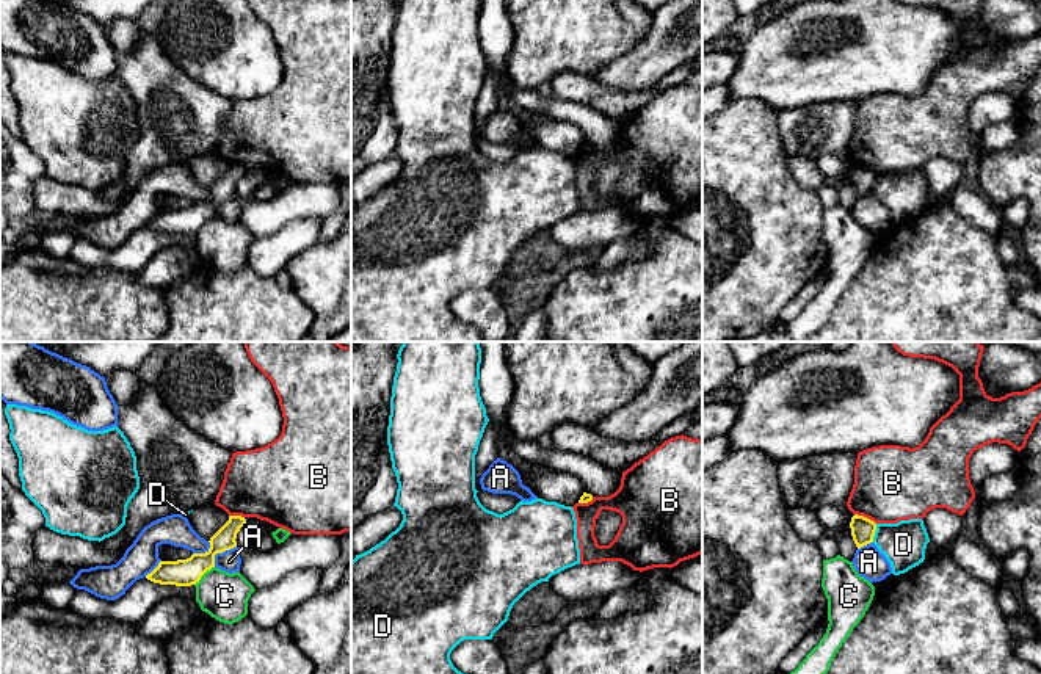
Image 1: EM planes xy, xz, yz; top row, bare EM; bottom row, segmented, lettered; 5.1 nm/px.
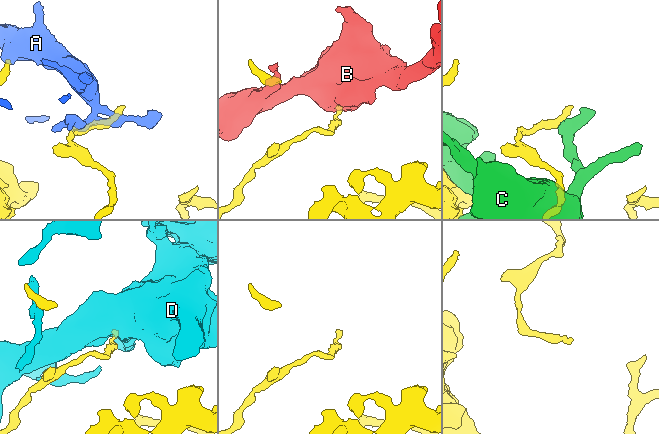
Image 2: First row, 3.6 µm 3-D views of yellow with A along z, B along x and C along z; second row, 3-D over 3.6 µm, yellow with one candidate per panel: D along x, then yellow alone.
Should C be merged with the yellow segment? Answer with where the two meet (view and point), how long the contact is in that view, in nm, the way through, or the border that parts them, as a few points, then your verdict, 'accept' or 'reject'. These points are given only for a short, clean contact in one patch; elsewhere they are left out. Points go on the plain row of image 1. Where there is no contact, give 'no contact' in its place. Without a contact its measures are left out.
xy (203, 223) | 140 nm | reject

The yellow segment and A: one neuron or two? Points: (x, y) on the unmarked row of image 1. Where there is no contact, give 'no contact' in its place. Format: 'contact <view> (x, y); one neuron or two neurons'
contact xy (220, 201); two neurons

